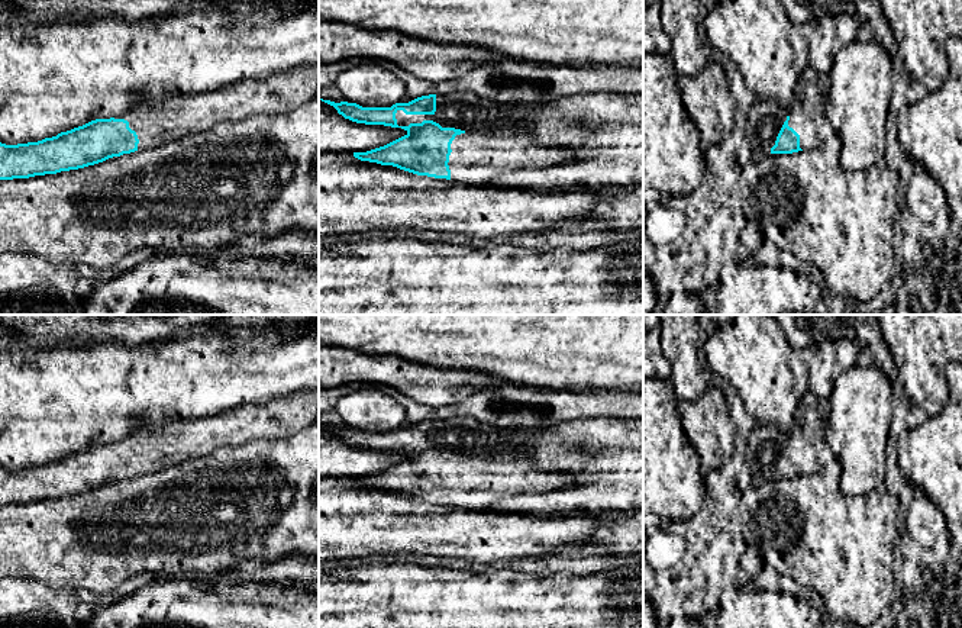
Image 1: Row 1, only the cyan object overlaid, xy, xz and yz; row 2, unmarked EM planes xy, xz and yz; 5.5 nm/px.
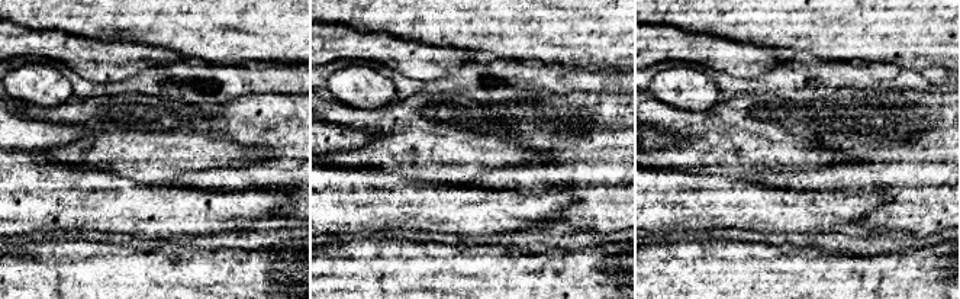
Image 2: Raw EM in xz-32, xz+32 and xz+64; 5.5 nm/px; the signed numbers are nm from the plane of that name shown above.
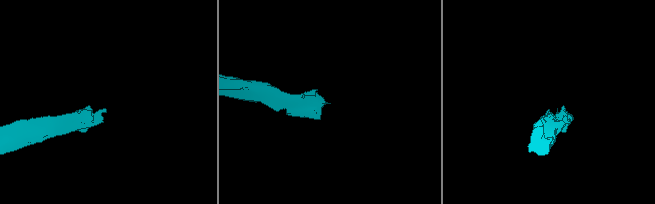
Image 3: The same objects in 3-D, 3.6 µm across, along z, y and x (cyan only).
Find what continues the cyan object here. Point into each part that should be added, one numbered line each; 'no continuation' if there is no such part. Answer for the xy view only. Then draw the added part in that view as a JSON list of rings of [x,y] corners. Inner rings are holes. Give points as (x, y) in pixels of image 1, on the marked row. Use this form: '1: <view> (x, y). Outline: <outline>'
1: xy (180, 115). Outline: [[[301,64],[210,93],[172,94],[154,103],[133,103],[114,119],[129,122],[139,139],[138,149],[143,149],[207,131],[222,122],[291,113],[317,94],[319,64]]]

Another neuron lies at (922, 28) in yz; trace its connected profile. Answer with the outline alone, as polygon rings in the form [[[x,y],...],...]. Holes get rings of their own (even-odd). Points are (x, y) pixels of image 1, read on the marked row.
[[[879,0],[879,3],[894,32],[905,71],[929,93],[937,91],[949,77],[946,41],[950,36],[962,36],[962,0]]]

